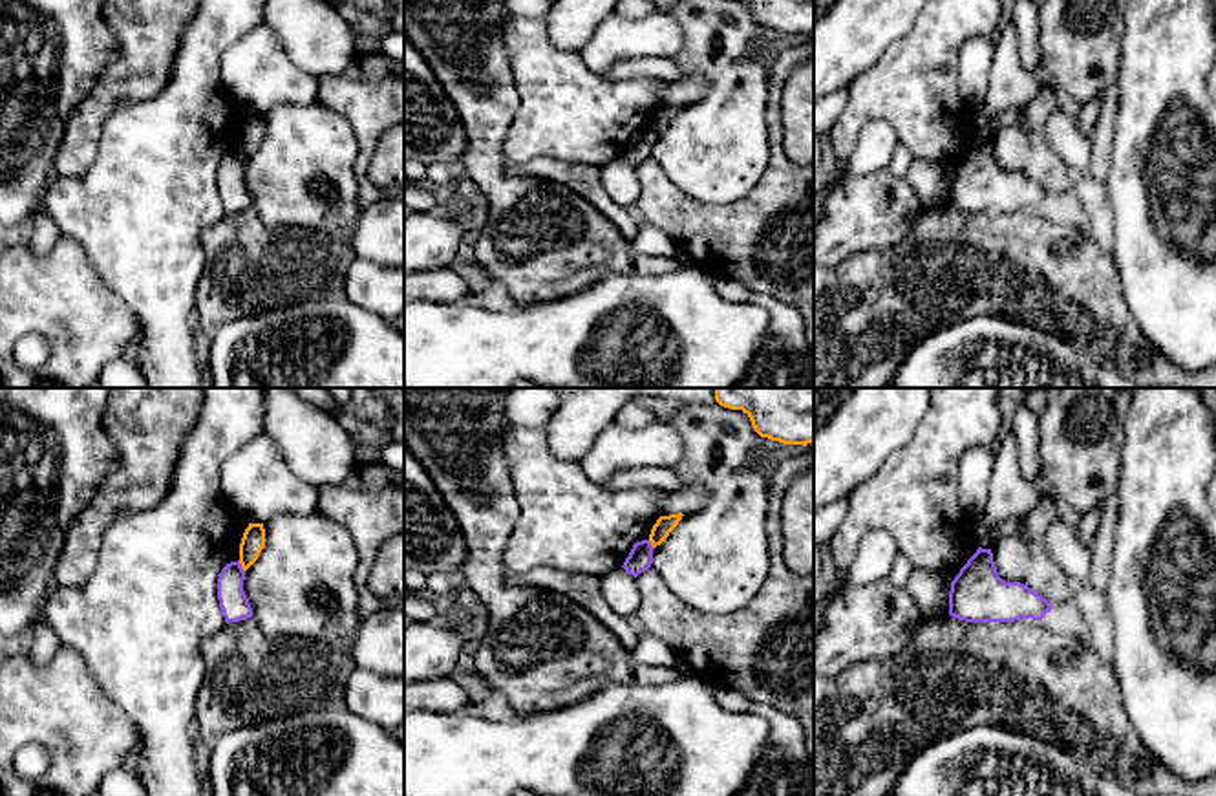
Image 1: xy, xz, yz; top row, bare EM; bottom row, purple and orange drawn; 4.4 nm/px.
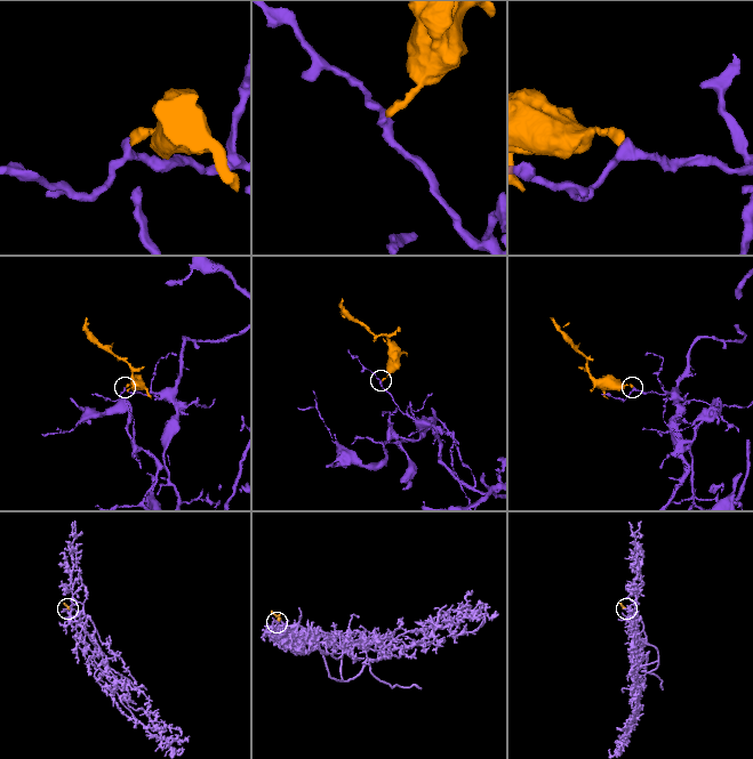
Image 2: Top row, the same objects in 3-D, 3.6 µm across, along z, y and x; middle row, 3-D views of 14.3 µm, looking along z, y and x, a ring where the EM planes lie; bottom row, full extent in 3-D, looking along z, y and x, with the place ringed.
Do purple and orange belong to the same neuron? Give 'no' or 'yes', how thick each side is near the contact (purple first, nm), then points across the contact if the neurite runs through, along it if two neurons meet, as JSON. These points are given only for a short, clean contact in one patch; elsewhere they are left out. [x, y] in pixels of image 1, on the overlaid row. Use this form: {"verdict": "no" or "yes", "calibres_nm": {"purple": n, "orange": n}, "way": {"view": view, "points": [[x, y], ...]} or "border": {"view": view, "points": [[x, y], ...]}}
{"verdict": "no", "calibres_nm": {"purple": 130, "orange": 100}, "border": {"view": "xy", "points": [[238, 560], [244, 571]]}}

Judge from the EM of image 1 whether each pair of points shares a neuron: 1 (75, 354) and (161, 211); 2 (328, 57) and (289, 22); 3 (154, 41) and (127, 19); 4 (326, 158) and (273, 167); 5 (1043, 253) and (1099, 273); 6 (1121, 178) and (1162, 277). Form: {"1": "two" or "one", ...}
{"1": "two", "2": "one", "3": "one", "4": "one", "5": "one", "6": "one"}

